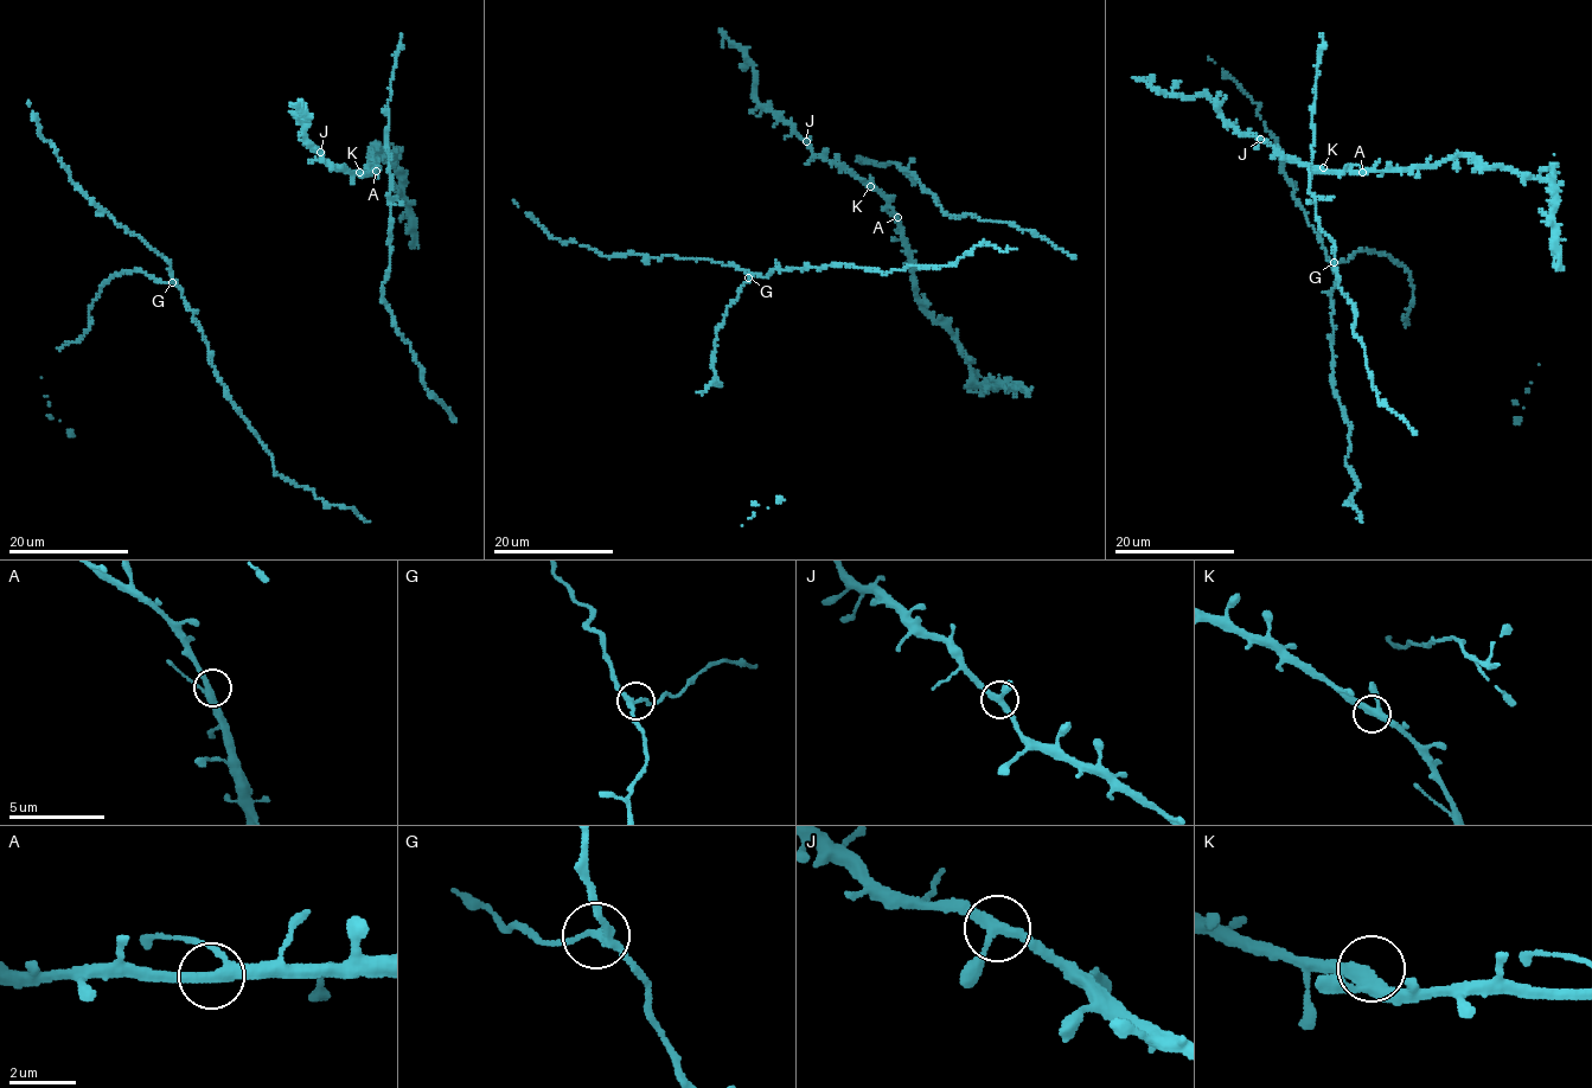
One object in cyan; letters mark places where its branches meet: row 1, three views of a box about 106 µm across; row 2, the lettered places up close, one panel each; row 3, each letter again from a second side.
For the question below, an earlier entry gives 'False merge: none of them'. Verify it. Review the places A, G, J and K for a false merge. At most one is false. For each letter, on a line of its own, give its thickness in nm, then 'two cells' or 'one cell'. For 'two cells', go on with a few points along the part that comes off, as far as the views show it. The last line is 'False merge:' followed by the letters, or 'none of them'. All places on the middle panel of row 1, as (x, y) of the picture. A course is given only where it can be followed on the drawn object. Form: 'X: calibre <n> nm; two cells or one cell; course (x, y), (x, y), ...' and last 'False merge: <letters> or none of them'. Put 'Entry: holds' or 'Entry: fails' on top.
Entry: holds
A: calibre 320 nm; one cell
G: calibre 180 nm; one cell
J: calibre 280 nm; one cell
K: calibre 320 nm; one cell
False merge: none of them

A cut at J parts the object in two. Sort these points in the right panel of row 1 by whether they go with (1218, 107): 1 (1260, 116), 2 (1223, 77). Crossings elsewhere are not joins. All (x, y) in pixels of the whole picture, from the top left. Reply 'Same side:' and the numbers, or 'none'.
Same side: none

